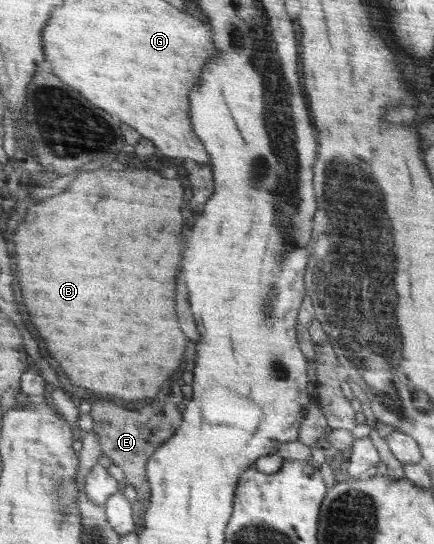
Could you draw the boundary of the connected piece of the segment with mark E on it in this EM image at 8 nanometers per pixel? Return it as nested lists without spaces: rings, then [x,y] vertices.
[[[167,381],[155,399],[143,403],[140,409],[130,411],[119,407],[114,401],[95,401],[89,415],[93,419],[92,432],[97,433],[102,455],[109,457],[125,474],[125,481],[133,485],[137,501],[145,506],[150,501],[150,484],[146,477],[146,465],[153,451],[170,439],[182,423],[182,415],[191,401],[181,393],[175,381]]]

